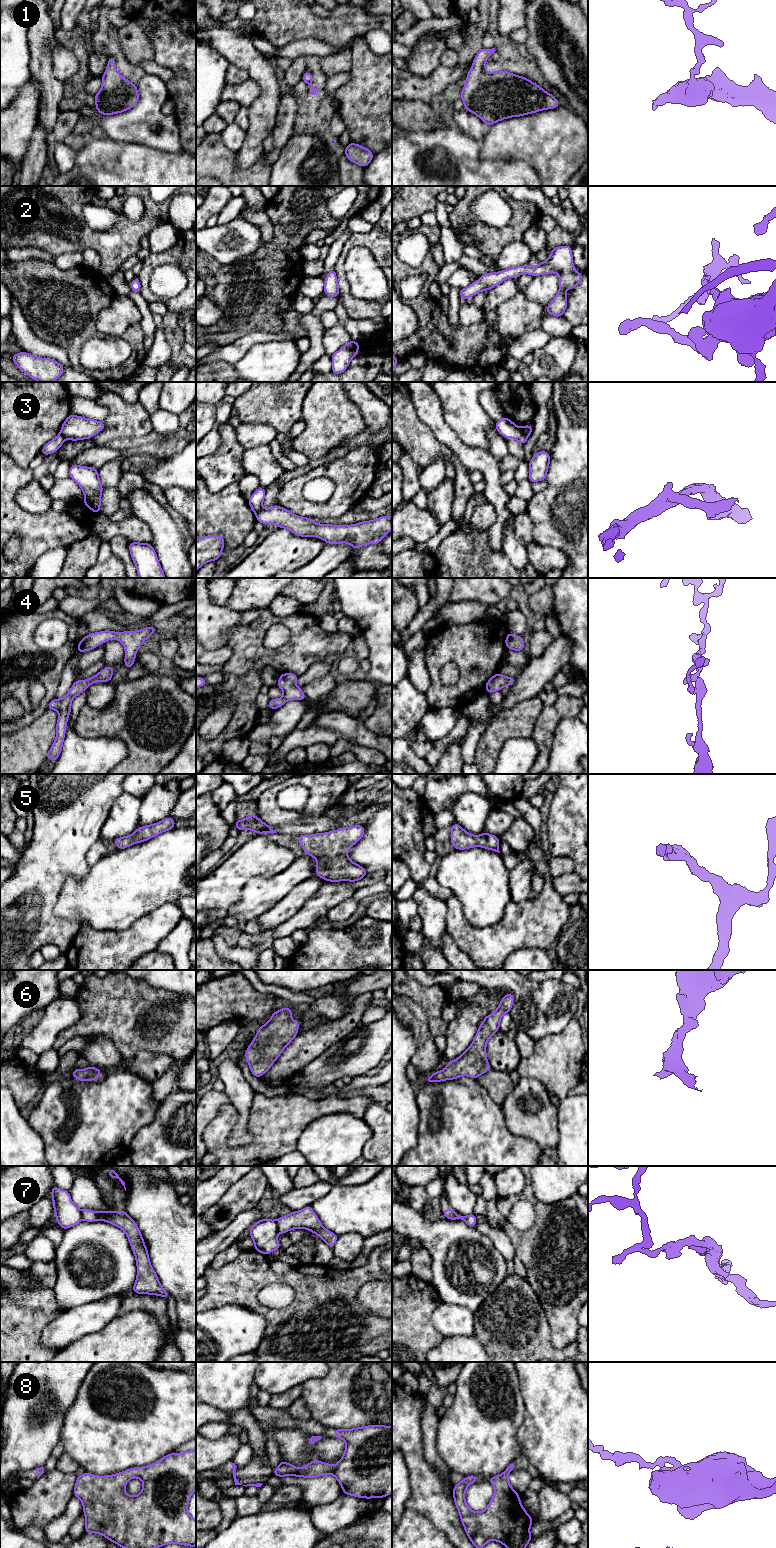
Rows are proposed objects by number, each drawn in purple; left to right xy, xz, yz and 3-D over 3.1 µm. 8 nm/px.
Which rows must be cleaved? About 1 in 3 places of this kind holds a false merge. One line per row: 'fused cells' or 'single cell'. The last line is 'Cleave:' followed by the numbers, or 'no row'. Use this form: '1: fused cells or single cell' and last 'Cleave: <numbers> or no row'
1: single cell
2: single cell
3: fused cells
4: single cell
5: single cell
6: single cell
7: fused cells
8: single cell
Cleave: 3, 7

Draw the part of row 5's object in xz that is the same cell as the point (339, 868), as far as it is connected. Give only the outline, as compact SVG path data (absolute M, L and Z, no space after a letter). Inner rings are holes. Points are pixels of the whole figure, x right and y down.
M354 825L352 827L343 827L327 833L316 833L313 835L299 835L298 841L303 848L305 854L317 860L315 874L323 880L331 882L350 881L356 882L367 876L365 868L350 860L346 854L348 850L363 838L365 828L362 825Z

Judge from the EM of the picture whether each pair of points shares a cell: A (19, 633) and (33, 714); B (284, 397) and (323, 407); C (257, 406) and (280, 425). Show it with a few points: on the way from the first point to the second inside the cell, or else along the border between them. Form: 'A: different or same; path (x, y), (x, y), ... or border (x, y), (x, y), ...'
A: same; path (26, 653), (36, 665), (24, 684), (24, 694)
B: different; border (308, 392), (303, 401), (301, 419)
C: same; path (263, 408), (274, 419)

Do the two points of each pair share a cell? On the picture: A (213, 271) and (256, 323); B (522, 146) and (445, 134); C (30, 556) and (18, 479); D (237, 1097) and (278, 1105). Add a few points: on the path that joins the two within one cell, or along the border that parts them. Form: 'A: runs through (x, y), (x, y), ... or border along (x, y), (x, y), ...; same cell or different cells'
A: runs through (226, 284), (252, 310); same cell
B: border along (479, 148), (479, 155), (482, 158), (501, 159); different cells
C: runs through (30, 537), (30, 533), (10, 513), (10, 498); same cell
D: border along (256, 1093), (247, 1123); different cells

